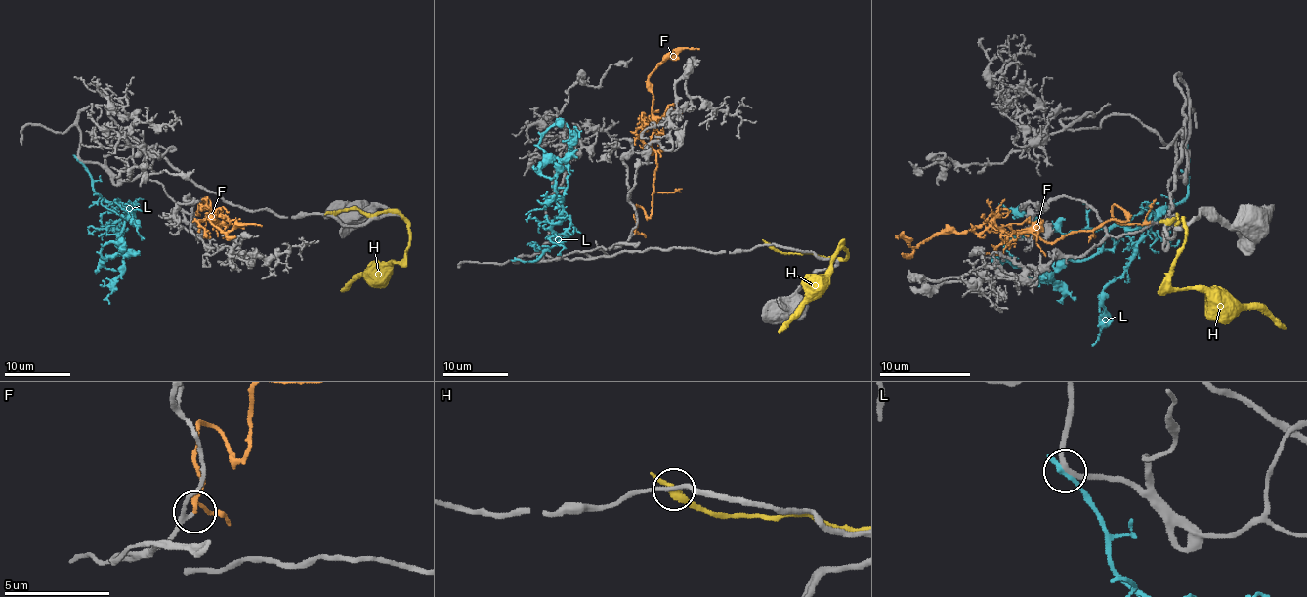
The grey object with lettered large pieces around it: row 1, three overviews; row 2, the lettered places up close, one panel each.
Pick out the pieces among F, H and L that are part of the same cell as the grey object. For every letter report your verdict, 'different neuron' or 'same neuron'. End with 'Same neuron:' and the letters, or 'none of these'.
F: same neuron
H: different neuron
L: different neuron
Same neuron: F

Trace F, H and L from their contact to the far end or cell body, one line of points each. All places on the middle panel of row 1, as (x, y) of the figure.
F: (634, 234), (636, 205), (651, 215), (657, 162), (651, 146), (649, 76), (675, 53), (698, 50)
H: (770, 245), (788, 253), (843, 260), (846, 257), (843, 248), (838, 252), (831, 264), (829, 277), (779, 333)
L: (516, 259), (534, 262), (568, 231), (570, 220), (556, 193), (558, 160), (537, 143), (565, 121)

